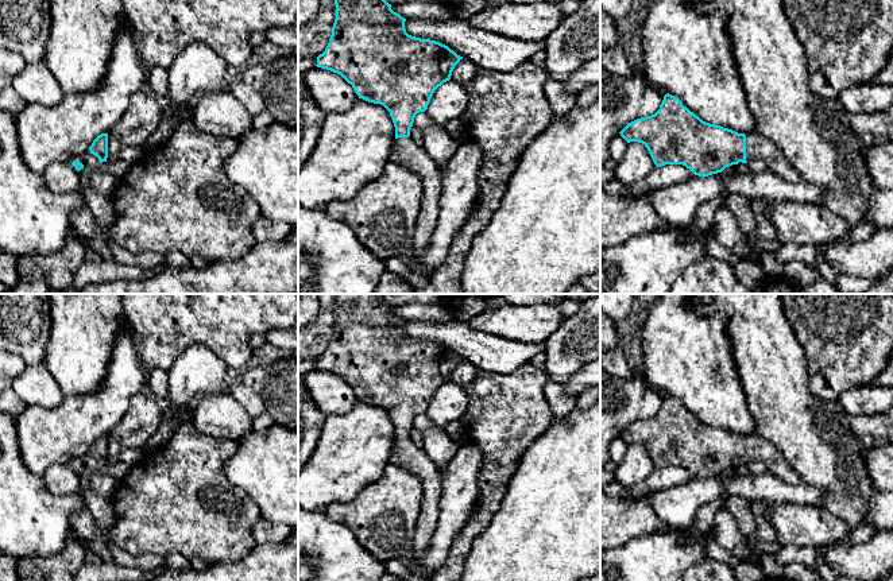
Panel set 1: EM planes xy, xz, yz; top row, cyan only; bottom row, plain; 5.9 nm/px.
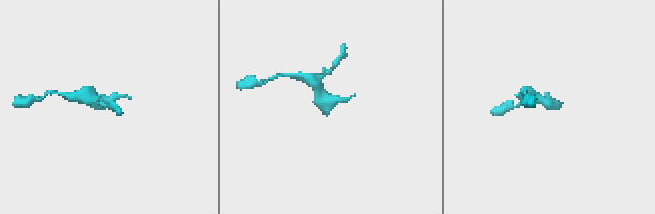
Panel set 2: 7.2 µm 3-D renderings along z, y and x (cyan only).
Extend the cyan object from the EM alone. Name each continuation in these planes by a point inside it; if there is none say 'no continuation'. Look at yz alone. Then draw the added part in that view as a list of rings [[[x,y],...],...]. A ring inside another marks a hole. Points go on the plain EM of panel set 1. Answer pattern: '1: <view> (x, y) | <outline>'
1: yz (757, 448) | [[[746,435],[746,462],[762,461],[766,468],[790,485],[801,483],[797,472],[785,460],[780,448],[761,435]]]

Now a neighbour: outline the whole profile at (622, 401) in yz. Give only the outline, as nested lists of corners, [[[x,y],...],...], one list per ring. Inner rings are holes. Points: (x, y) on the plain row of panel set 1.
[[[600,367],[600,468],[610,460],[612,441],[629,425],[654,417],[662,402],[643,373],[622,379]]]

